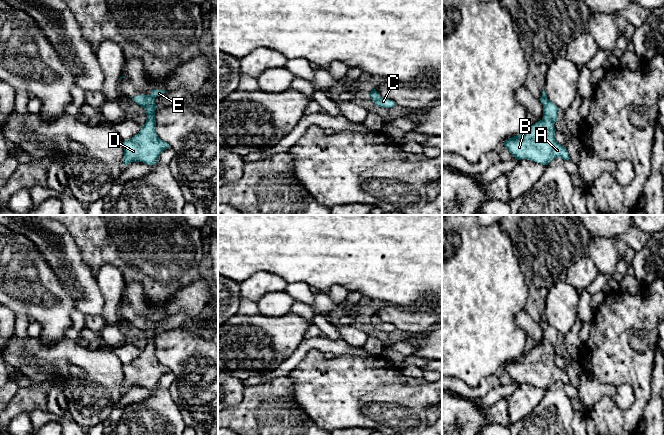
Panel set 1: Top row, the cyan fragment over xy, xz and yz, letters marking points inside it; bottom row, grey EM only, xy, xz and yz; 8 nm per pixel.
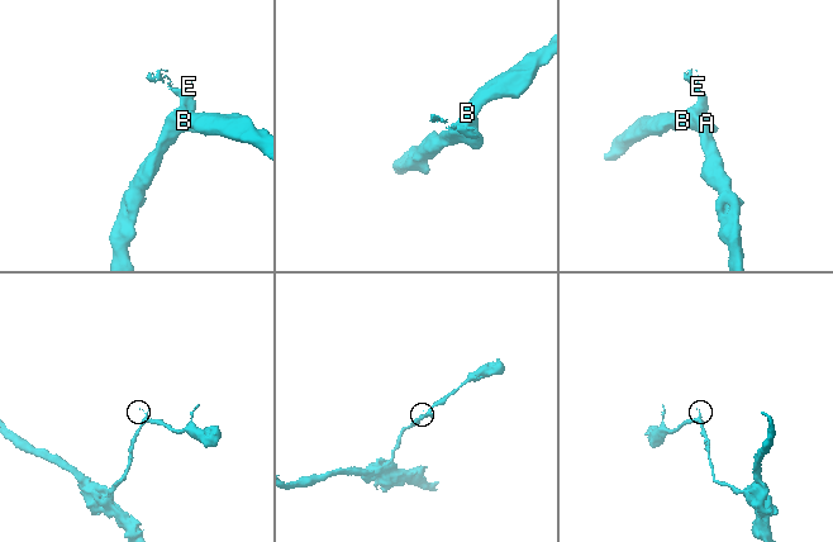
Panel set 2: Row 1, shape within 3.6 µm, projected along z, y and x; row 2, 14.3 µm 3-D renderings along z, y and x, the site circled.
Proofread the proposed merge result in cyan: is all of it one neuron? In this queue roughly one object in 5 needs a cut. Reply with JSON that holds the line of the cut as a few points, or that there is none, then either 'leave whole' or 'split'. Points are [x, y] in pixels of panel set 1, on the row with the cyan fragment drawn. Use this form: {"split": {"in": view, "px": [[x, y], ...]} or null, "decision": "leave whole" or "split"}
{"split": null, "decision": "leave whole"}

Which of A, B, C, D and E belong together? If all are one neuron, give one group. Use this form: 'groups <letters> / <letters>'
groups A B C D E

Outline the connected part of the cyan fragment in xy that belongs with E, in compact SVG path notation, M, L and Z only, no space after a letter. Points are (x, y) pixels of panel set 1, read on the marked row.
M152 90L150 95L137 95L133 100L146 110L146 123L138 134L123 142L124 166L131 162L143 162L146 165L155 165L159 155L170 145L161 140L156 133L155 111L158 107L154 101L157 96L163 95L165 90Z

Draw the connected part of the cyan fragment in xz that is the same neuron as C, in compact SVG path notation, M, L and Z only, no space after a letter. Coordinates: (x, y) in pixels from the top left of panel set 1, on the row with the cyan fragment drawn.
M375 88L372 89L370 97L371 100L375 103L375 105L381 108L393 108L396 105L393 100L382 98Z

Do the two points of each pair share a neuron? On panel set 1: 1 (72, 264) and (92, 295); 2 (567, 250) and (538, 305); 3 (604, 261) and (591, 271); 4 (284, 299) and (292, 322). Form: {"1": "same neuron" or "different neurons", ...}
{"1": "same neuron", "2": "same neuron", "3": "different neurons", "4": "different neurons"}

